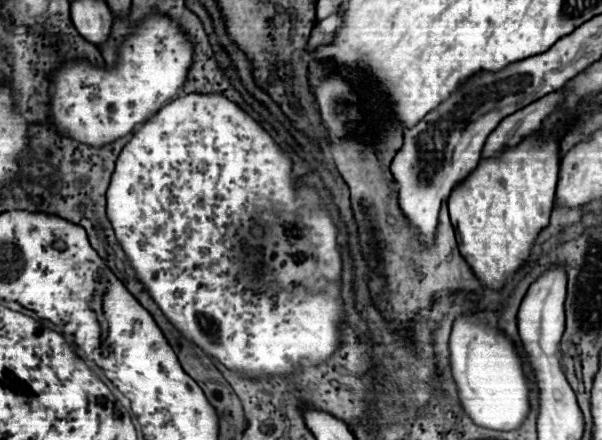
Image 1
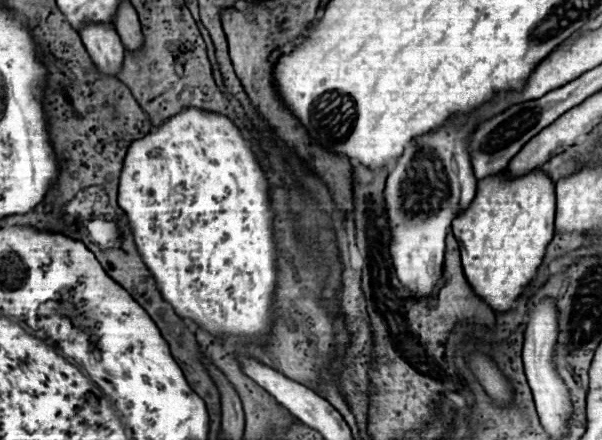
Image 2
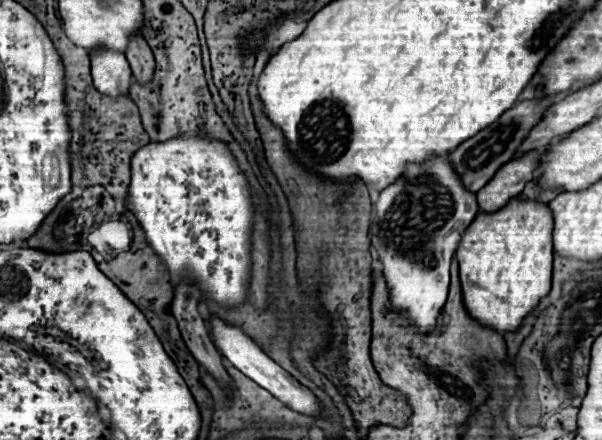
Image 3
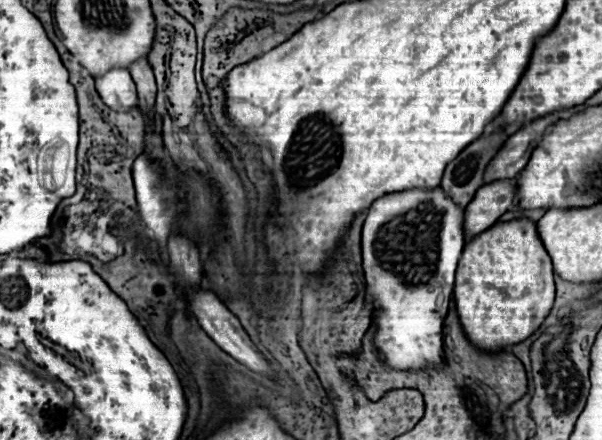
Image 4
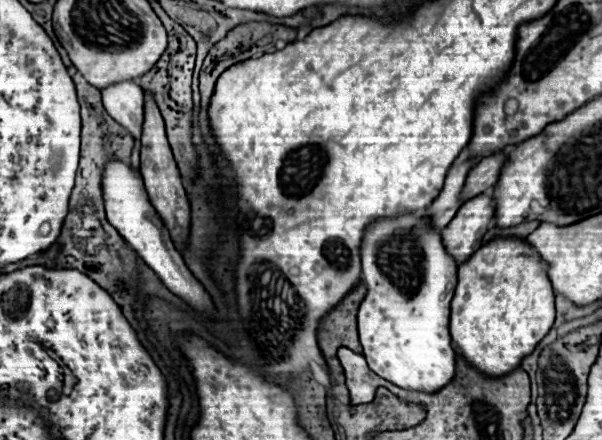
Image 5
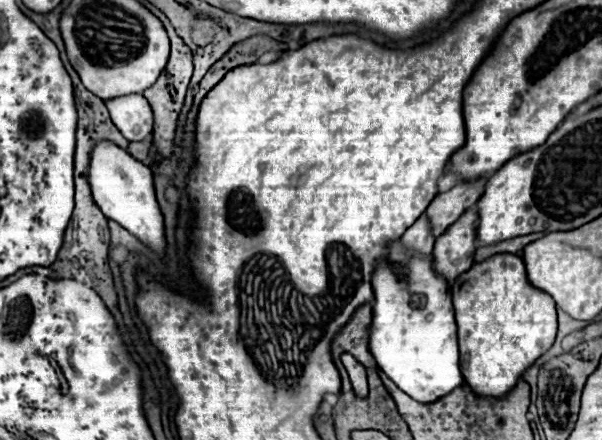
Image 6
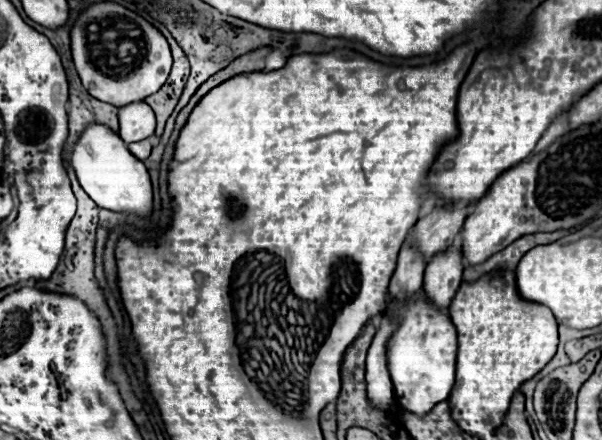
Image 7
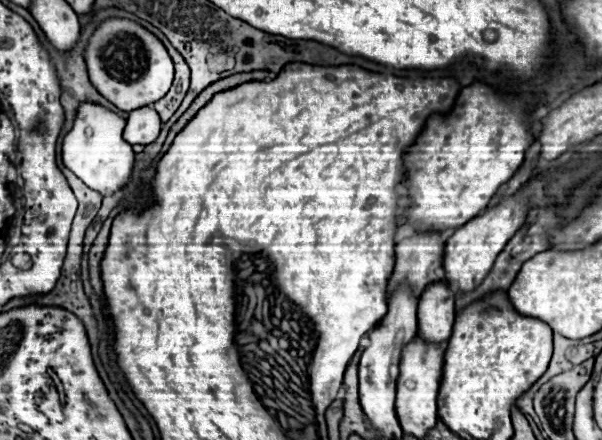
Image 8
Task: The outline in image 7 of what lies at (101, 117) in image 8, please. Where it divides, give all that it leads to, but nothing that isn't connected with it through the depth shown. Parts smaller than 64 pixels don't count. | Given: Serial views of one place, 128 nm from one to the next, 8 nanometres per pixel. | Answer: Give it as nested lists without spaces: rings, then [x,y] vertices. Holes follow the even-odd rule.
[[[92,122],[76,140],[68,164],[74,168],[78,182],[86,194],[102,208],[114,212],[136,212],[146,216],[152,210],[152,186],[144,164],[128,150],[128,144],[108,126]]]

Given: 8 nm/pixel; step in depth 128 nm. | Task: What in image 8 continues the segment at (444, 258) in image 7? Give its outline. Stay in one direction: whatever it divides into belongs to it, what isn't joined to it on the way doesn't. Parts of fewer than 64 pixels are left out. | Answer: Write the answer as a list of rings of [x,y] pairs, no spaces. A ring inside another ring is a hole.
[[[444,280],[432,282],[418,304],[418,336],[424,342],[446,342],[454,326],[454,292]]]

